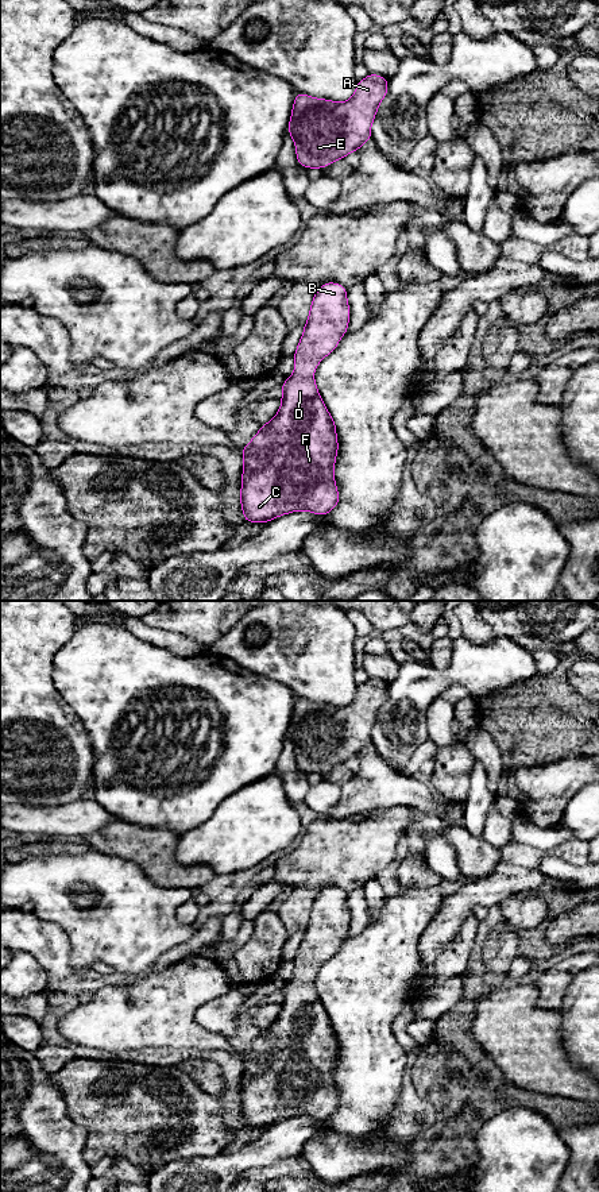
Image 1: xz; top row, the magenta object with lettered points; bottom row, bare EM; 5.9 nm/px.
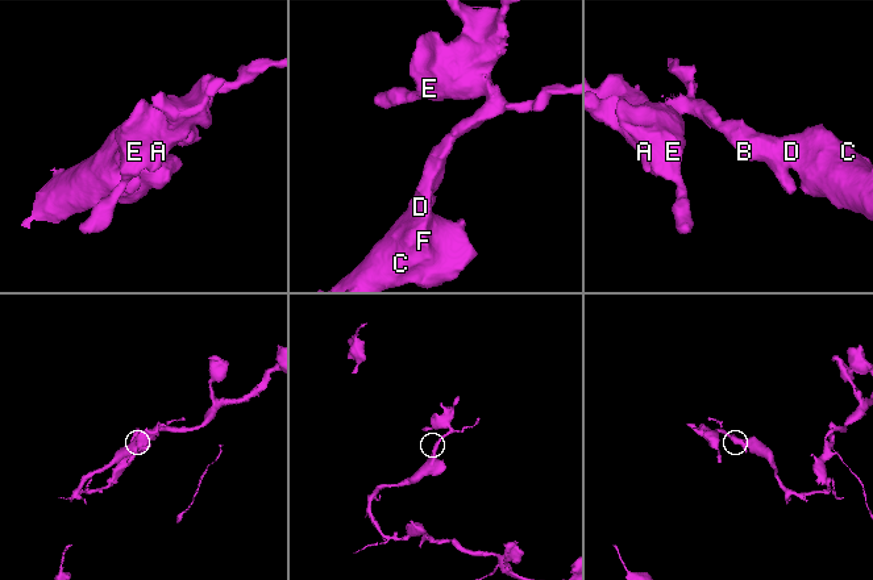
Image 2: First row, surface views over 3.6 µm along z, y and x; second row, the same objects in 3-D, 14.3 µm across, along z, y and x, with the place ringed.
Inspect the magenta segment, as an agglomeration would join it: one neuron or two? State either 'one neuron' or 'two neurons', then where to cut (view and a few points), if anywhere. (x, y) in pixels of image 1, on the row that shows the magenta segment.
one neuron | no cut

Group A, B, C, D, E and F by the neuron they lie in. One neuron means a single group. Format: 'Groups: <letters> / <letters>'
Groups: A B C D E F

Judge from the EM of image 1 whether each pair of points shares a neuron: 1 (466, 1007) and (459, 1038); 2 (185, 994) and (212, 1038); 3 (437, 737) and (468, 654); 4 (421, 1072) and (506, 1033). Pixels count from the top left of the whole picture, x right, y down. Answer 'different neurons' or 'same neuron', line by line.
1: same neuron
2: same neuron
3: different neurons
4: different neurons

